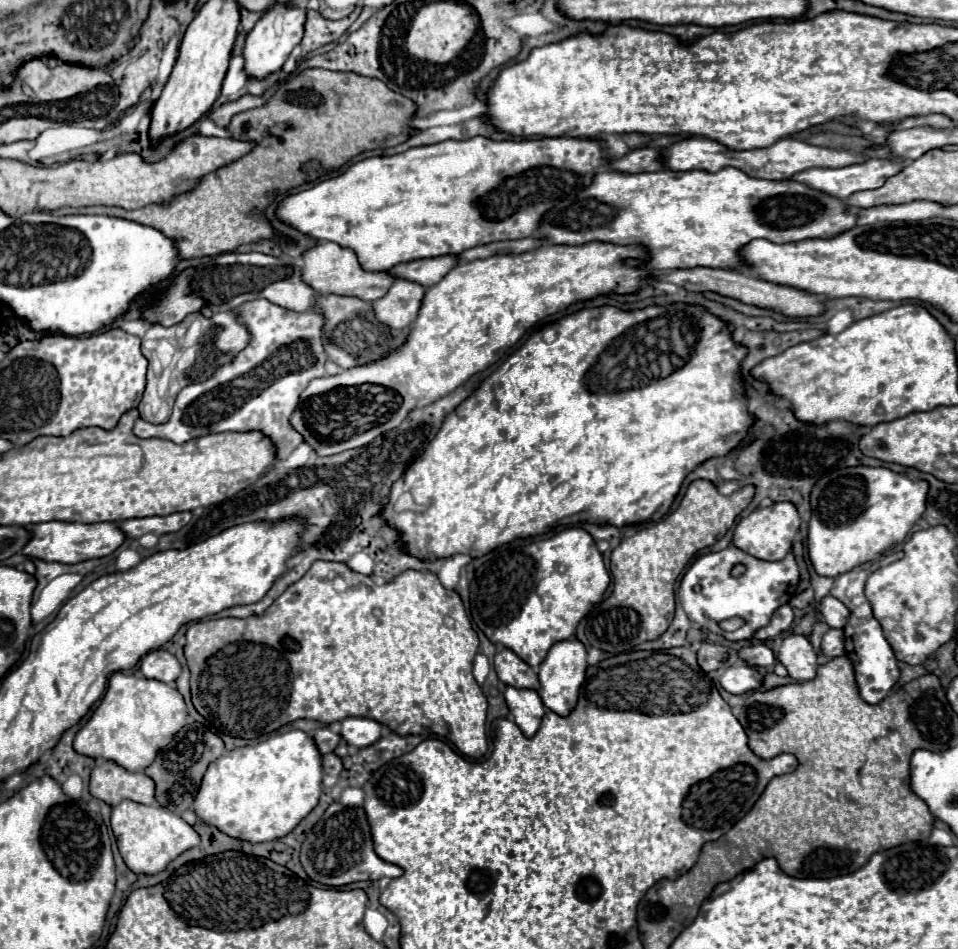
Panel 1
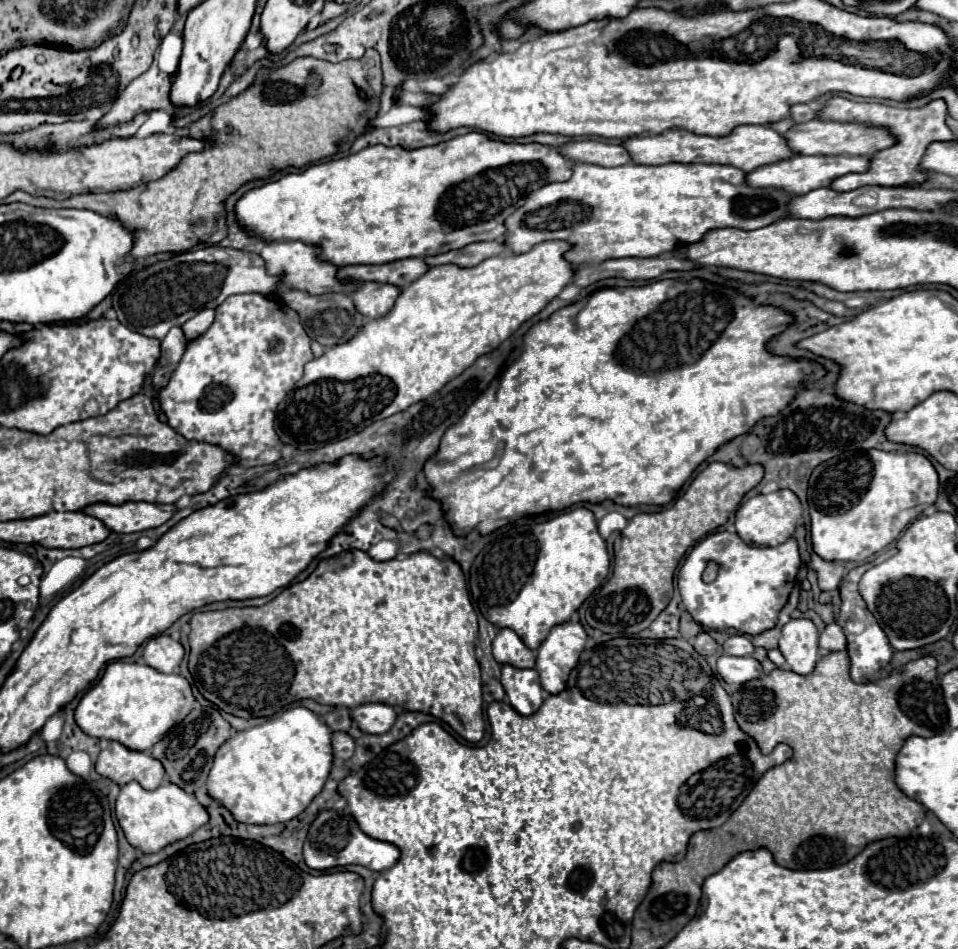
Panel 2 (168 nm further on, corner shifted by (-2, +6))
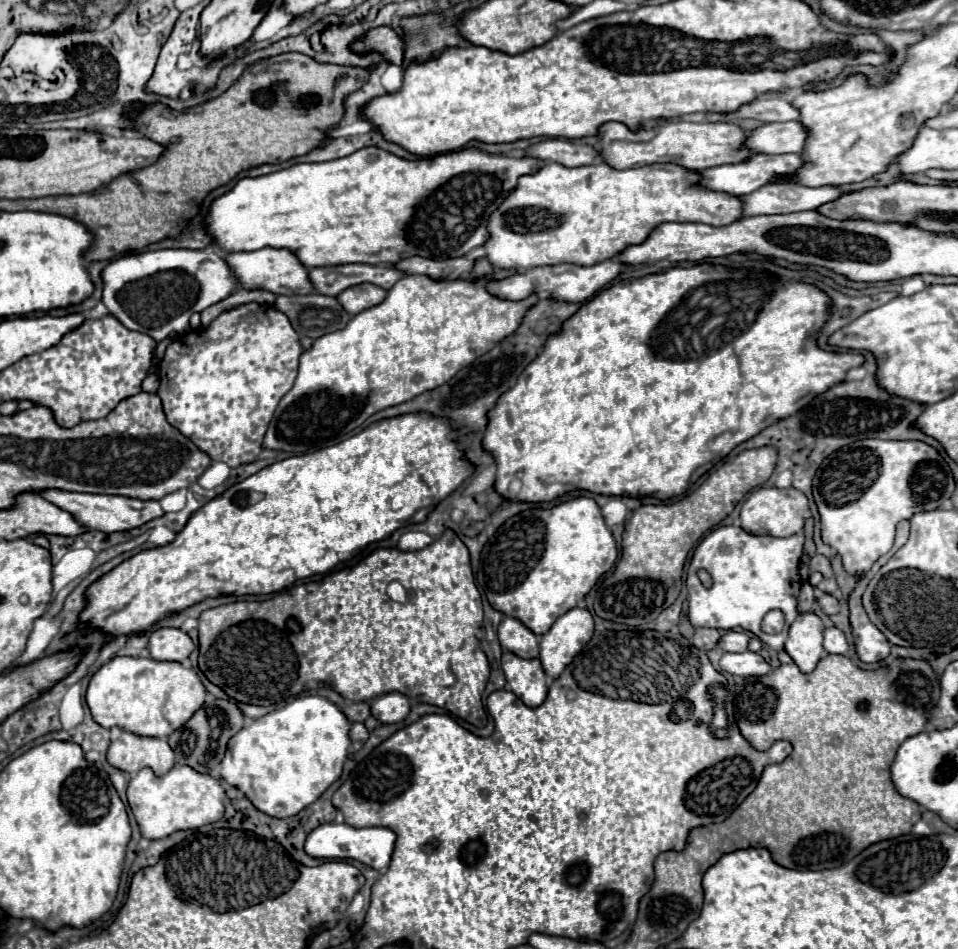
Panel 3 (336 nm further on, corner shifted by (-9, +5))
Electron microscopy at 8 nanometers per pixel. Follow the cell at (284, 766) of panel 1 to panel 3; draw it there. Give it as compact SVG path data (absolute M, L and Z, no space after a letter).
M296 697L286 707L252 721L230 739L220 779L244 793L258 811L278 819L294 817L342 775L350 747L348 729L346 715L328 699Z

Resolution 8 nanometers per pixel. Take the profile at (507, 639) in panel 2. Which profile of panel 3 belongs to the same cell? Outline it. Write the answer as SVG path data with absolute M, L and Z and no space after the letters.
M506 617L498 627L498 639L504 651L510 651L522 659L536 659L540 655L538 637L518 619Z

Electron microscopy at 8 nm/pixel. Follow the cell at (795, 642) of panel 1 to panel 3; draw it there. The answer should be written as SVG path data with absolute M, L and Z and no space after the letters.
M800 613L790 625L786 639L786 653L798 665L802 673L812 673L818 661L824 657L822 647L824 625L816 613Z

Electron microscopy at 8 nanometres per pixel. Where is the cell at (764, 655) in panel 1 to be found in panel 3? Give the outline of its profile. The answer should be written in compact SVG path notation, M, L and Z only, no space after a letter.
M728 631L726 635L720 637L718 645L720 645L724 651L730 651L730 653L744 653L744 651L748 651L748 641L750 641L750 637L748 637L746 633Z

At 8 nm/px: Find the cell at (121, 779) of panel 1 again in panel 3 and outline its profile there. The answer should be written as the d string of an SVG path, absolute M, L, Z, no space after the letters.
M122 731L120 739L110 743L108 763L124 773L138 773L150 767L156 777L166 775L174 767L174 751L164 739L138 737L134 733Z

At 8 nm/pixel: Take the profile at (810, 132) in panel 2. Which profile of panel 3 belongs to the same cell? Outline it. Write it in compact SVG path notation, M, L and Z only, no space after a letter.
M798 121L768 123L750 133L746 147L750 147L756 153L768 153L768 155L802 153L808 137L810 131Z

